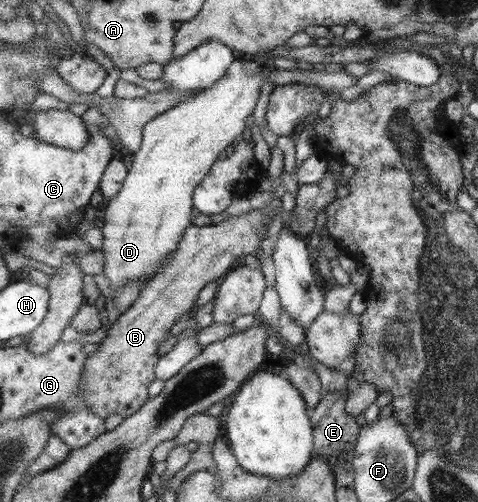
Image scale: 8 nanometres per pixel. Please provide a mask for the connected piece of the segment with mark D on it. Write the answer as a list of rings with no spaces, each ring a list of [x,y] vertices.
[[[234,60],[228,70],[216,83],[208,88],[190,95],[190,98],[170,108],[148,122],[143,130],[143,143],[140,150],[134,154],[127,179],[122,190],[114,198],[107,200],[102,208],[102,233],[104,237],[102,252],[106,256],[104,276],[110,281],[111,295],[118,291],[128,280],[145,280],[153,278],[165,261],[177,250],[186,229],[191,225],[191,207],[193,190],[198,183],[209,174],[210,167],[216,162],[218,154],[234,140],[240,138],[244,130],[244,120],[252,114],[254,104],[260,94],[260,86],[265,78],[256,75],[254,71],[248,72],[243,62]]]

